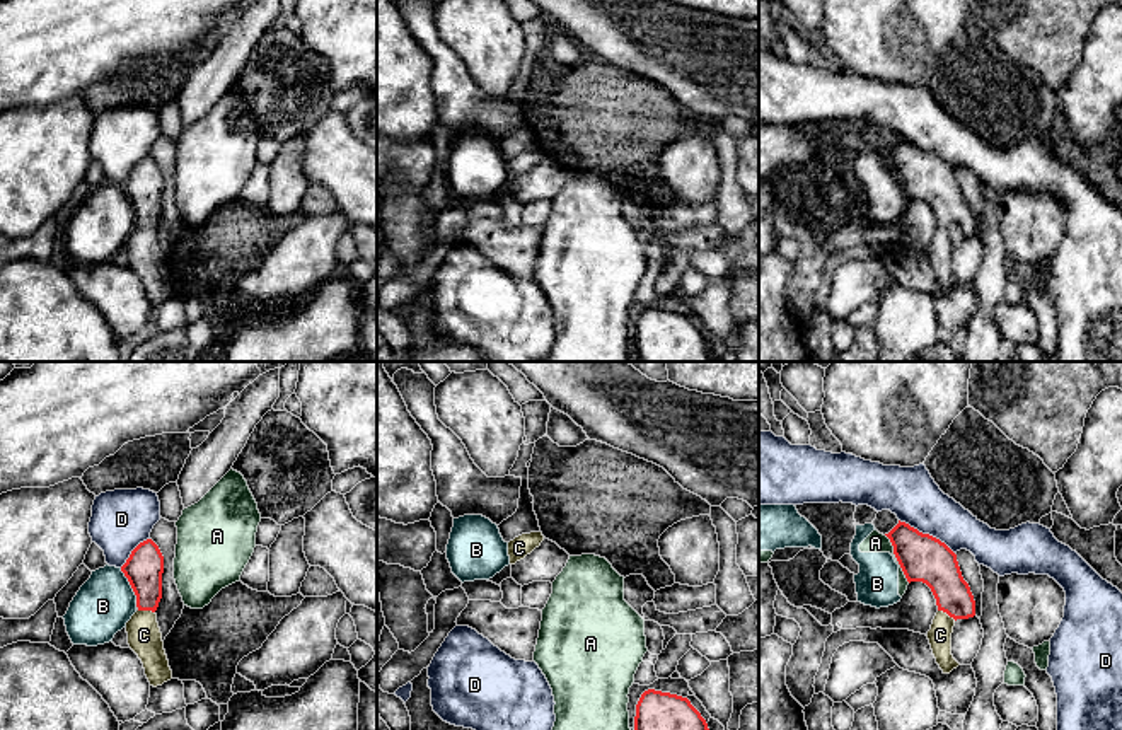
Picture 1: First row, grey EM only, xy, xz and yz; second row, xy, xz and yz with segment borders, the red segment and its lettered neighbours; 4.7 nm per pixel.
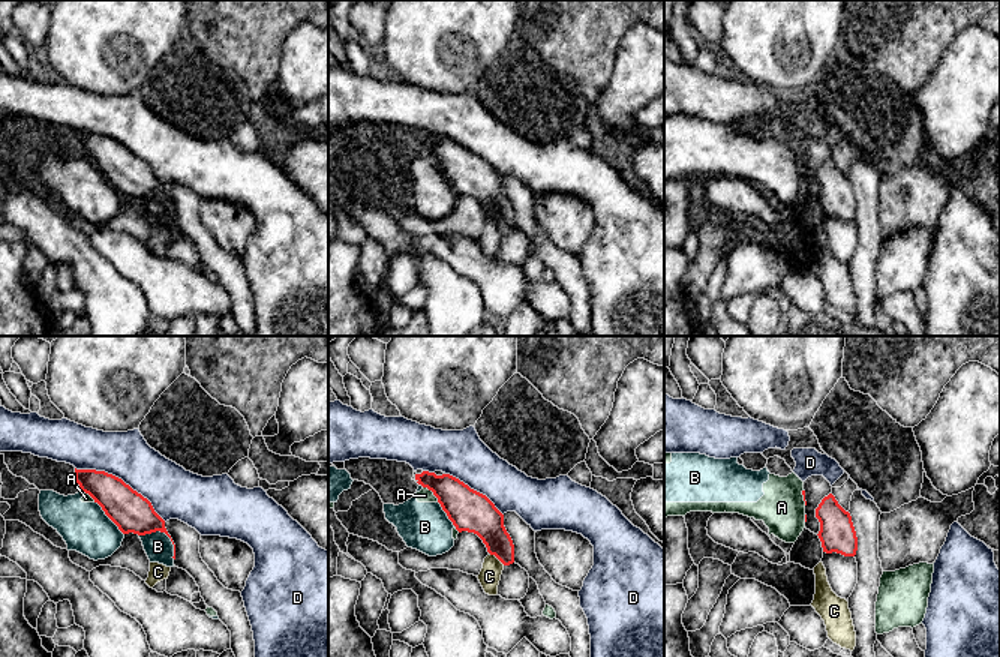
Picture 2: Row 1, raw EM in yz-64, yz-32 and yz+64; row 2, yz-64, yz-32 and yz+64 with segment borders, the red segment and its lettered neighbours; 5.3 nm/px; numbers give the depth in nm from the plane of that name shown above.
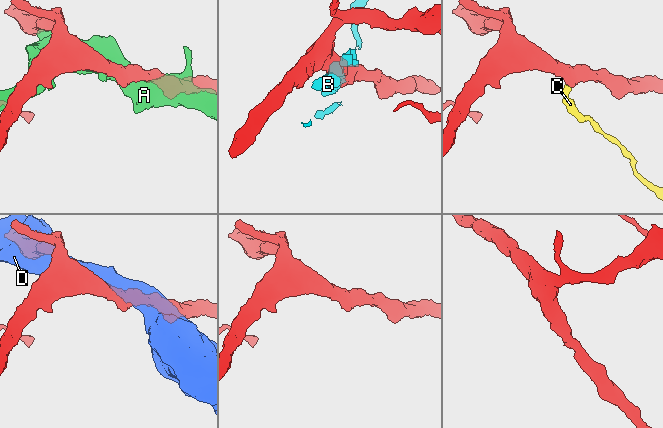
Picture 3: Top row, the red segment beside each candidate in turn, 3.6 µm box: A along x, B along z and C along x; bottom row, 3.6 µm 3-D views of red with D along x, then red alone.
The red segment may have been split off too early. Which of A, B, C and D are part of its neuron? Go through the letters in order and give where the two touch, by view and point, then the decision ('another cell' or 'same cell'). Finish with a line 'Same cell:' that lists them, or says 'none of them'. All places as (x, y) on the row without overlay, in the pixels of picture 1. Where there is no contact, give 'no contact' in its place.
A: meets red in yz at (896, 174); another cell
B: meets red in xy at (132, 205); another cell
C: meets red in yz at (947, 231); same cell
D: meets red in yz at (926, 152); another cell
Same cell: C

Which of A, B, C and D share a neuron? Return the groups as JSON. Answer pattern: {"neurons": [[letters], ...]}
{"neurons": [["A", "B"], ["C"], ["D"]]}

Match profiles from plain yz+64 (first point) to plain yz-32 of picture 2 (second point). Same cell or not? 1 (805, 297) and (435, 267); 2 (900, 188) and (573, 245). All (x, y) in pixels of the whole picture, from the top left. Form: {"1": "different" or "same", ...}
{"1": "same", "2": "same"}

